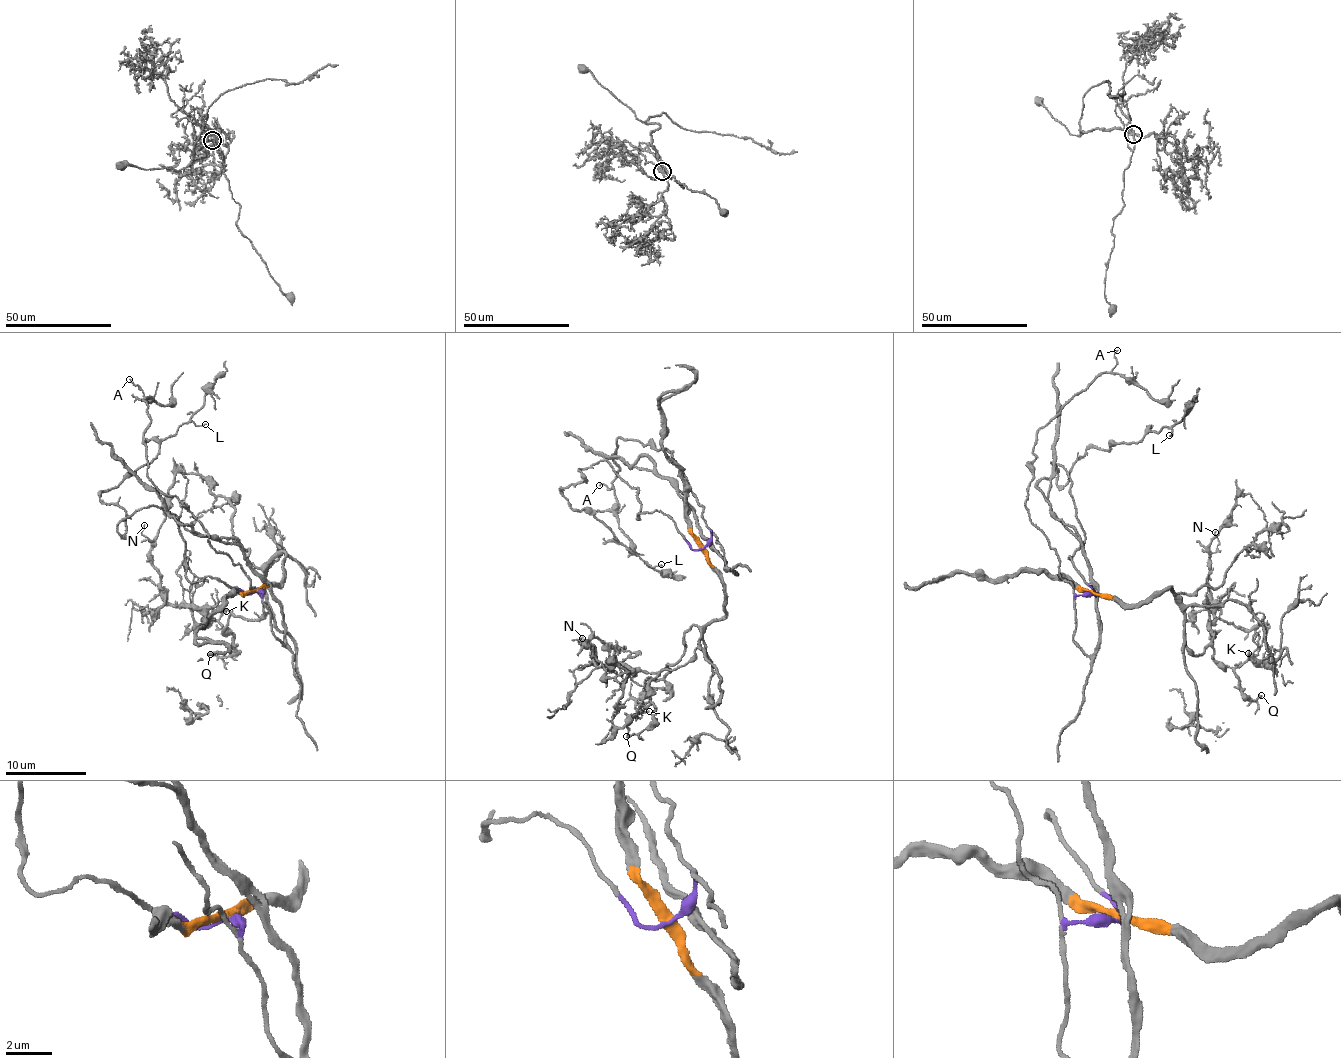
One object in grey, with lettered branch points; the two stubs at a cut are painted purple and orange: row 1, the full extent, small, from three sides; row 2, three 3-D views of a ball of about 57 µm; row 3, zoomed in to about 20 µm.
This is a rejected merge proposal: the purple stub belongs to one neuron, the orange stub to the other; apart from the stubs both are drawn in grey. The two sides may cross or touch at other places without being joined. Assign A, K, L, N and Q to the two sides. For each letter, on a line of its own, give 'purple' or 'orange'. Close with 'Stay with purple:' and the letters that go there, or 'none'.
A: purple
K: orange
L: purple
N: orange
Q: orange
Stay with purple: A, L

